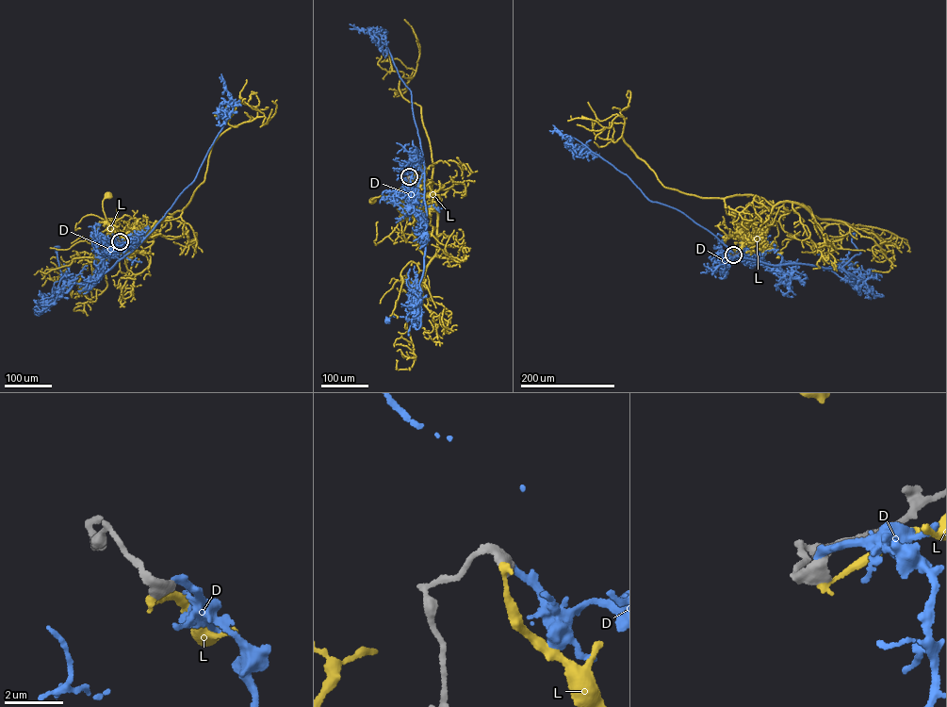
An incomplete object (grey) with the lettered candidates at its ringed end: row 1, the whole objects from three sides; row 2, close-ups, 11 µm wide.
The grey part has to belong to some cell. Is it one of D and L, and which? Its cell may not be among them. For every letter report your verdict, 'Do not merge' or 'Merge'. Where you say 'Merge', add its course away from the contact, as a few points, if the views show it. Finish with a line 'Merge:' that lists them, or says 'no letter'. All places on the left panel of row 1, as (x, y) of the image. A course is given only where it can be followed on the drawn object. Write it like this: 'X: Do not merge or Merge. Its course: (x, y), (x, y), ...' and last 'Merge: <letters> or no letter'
D: Merge. Its course: (120, 241), (121, 246), (133, 250), (109, 270), (78, 284), (73, 284), (69, 276), (60, 271), (57, 249)
L: Do not merge
Merge: D

